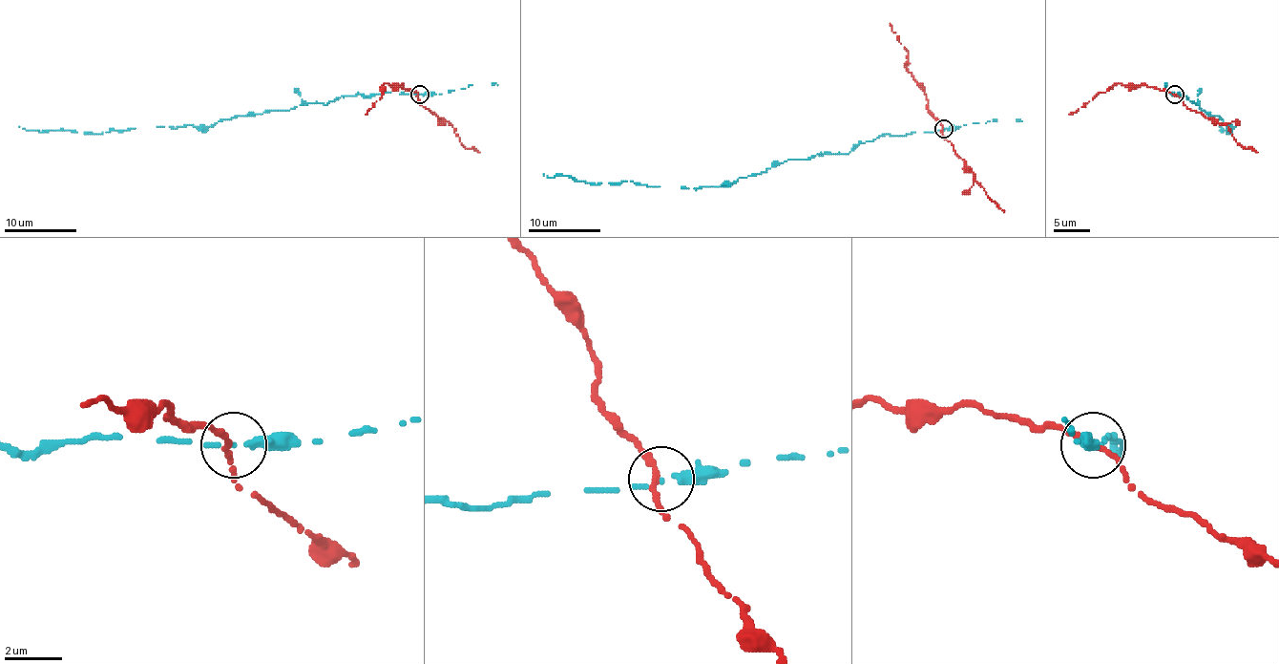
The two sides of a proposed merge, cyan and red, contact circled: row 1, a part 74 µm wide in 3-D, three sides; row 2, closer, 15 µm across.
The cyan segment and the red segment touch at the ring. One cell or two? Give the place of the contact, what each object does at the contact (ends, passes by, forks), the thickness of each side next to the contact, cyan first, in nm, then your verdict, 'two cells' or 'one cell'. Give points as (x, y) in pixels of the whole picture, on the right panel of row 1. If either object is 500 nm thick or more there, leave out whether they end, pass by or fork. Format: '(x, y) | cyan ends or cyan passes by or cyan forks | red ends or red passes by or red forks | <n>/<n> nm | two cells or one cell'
(1174, 95) | cyan ends | red passes by | 280/200 nm | two cells

